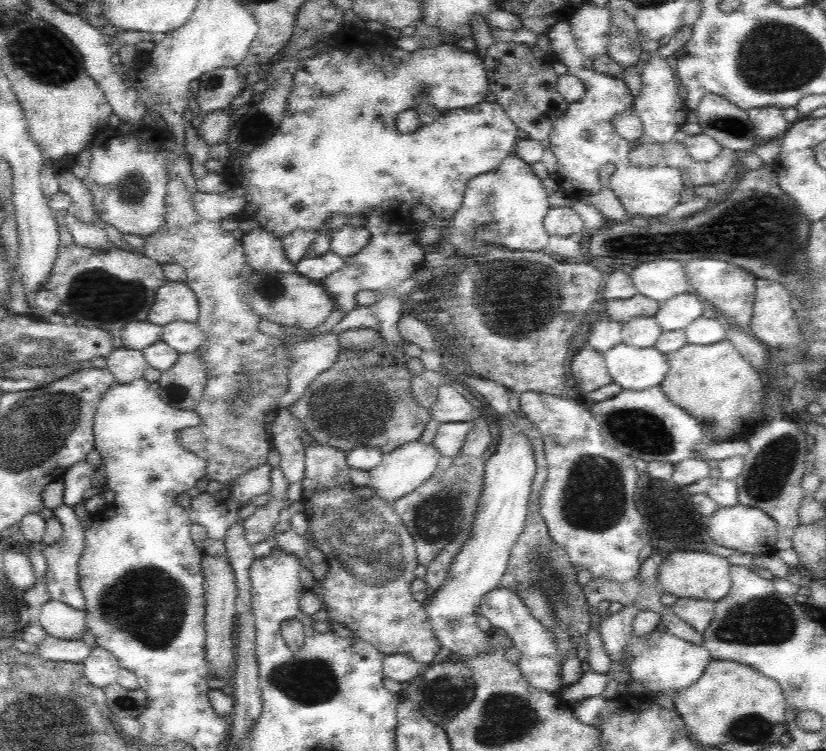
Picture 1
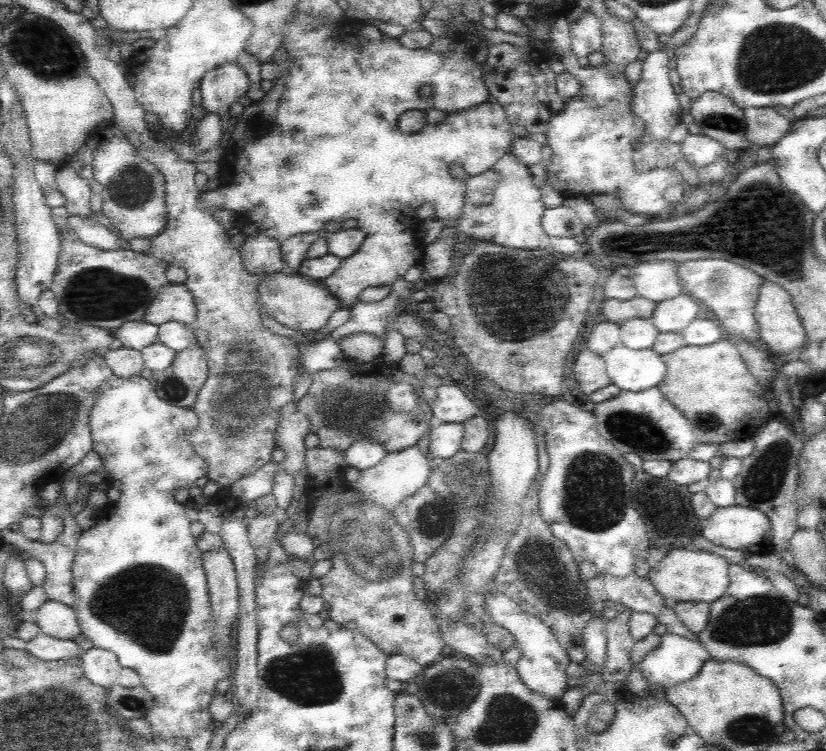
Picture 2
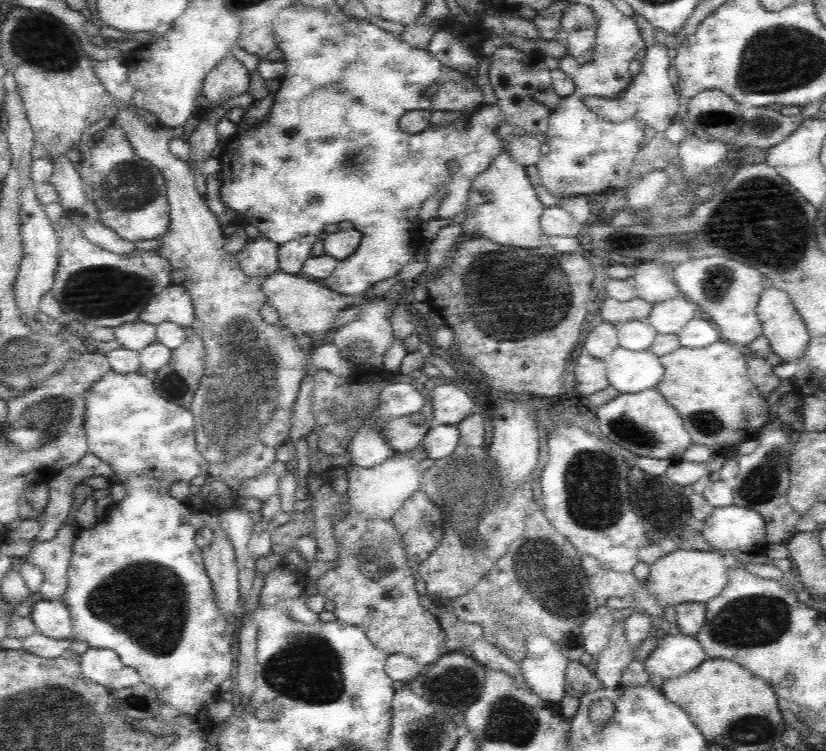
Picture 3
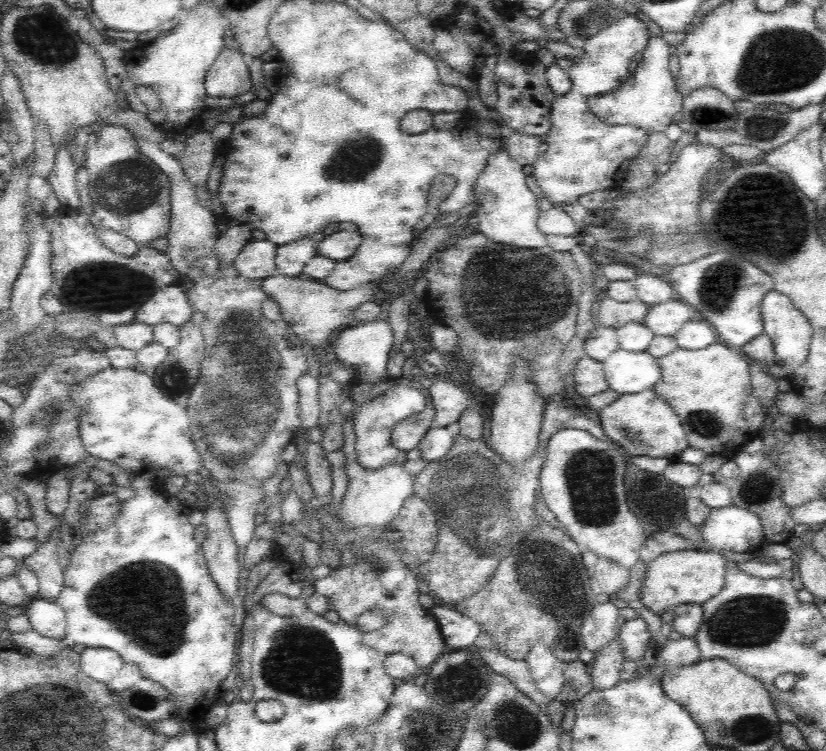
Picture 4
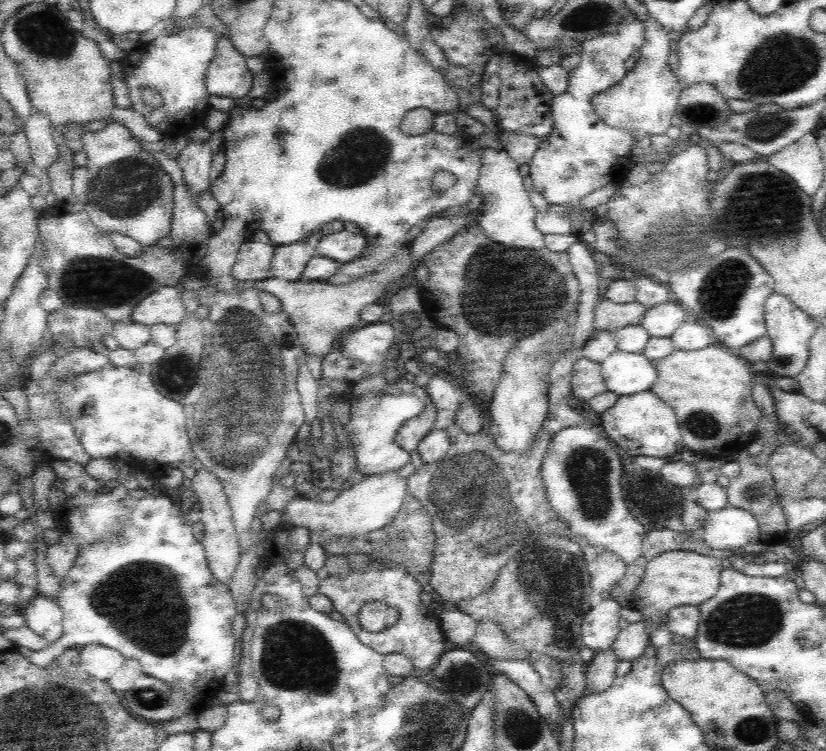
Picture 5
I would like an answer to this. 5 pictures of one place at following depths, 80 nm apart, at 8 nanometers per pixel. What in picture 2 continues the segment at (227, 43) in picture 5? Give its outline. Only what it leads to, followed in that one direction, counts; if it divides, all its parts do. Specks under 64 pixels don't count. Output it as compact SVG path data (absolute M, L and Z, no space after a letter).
M234 61L209 71L201 80L201 106L229 122L230 105L242 99L250 88L246 72Z

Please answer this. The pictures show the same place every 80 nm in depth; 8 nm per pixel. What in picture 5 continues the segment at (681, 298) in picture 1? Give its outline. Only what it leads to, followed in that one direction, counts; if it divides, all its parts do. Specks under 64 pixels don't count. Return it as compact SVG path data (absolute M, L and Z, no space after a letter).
M664 302L652 308L646 309L639 325L648 331L651 337L670 337L680 324L692 316L686 316L686 308L674 304L674 302Z

